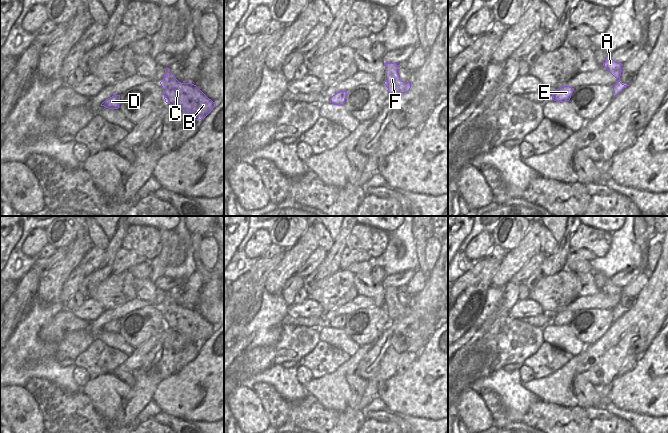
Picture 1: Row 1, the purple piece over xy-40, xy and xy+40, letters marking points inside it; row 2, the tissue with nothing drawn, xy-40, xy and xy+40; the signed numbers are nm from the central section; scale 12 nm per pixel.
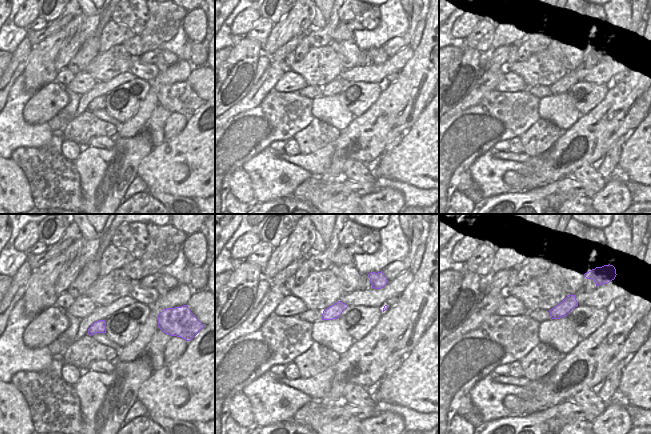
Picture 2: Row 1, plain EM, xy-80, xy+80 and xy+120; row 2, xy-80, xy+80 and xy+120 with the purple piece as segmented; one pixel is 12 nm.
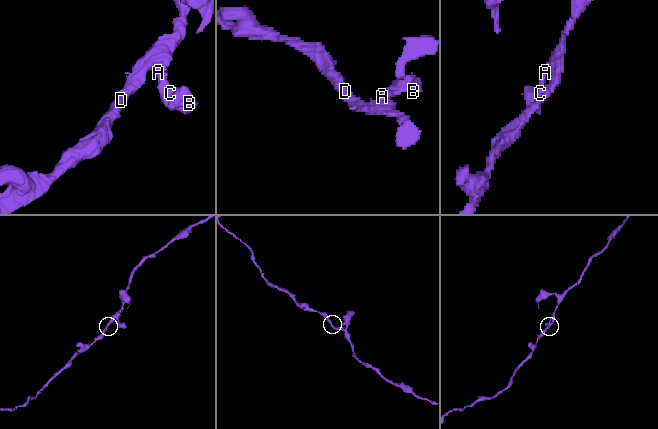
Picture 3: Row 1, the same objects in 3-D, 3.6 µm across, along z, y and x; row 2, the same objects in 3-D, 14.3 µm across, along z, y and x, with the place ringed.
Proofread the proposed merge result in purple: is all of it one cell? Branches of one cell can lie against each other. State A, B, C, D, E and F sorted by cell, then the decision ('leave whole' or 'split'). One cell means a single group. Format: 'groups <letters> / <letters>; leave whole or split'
groups A B C D E F; leave whole

